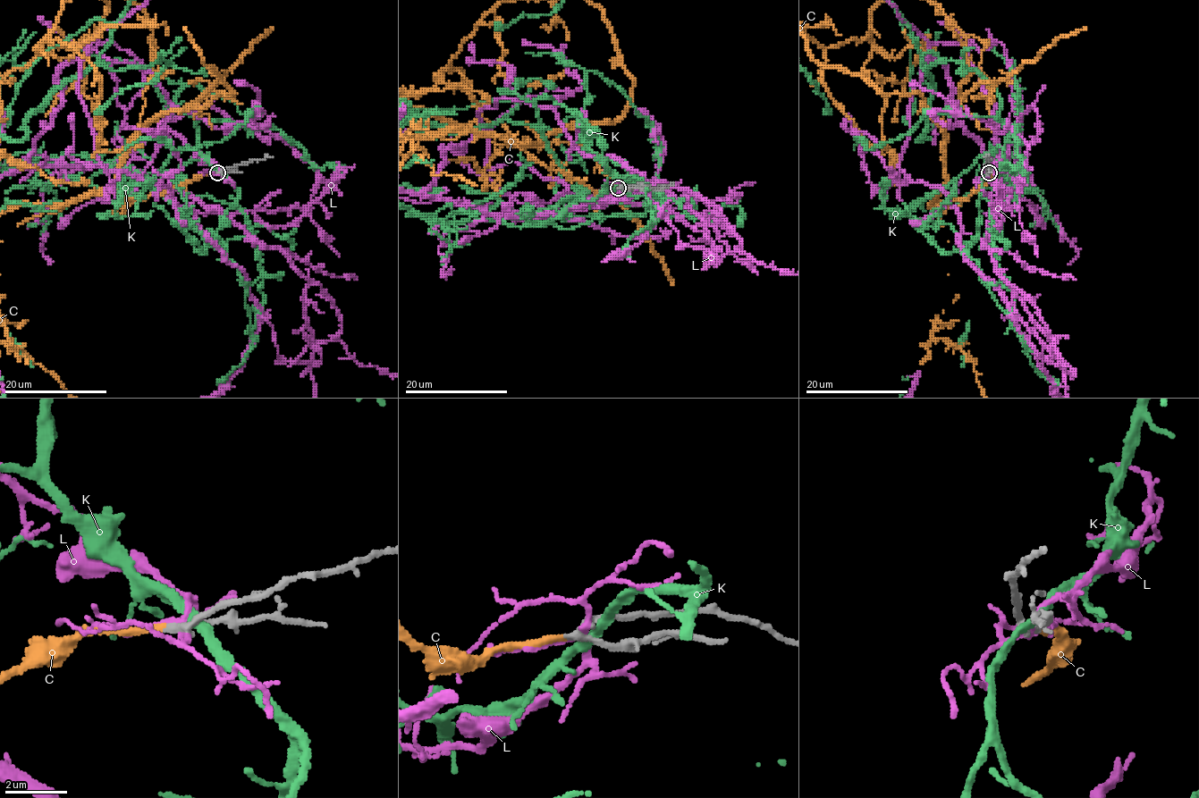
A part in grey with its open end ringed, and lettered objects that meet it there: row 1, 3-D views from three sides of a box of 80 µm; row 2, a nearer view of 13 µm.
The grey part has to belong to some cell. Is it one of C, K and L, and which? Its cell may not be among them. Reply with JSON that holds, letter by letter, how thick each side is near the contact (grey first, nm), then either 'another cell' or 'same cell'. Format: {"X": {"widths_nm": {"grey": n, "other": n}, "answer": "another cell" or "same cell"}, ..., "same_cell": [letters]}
{"C": {"widths_nm": {"grey": 220, "other": 220}, "answer": "same cell"}, "K": {"widths_nm": {"grey": 260, "other": 260}, "answer": "another cell"}, "L": {"widths_nm": {"grey": 260, "other": 150}, "answer": "another cell"}, "same_cell": ["C"]}

